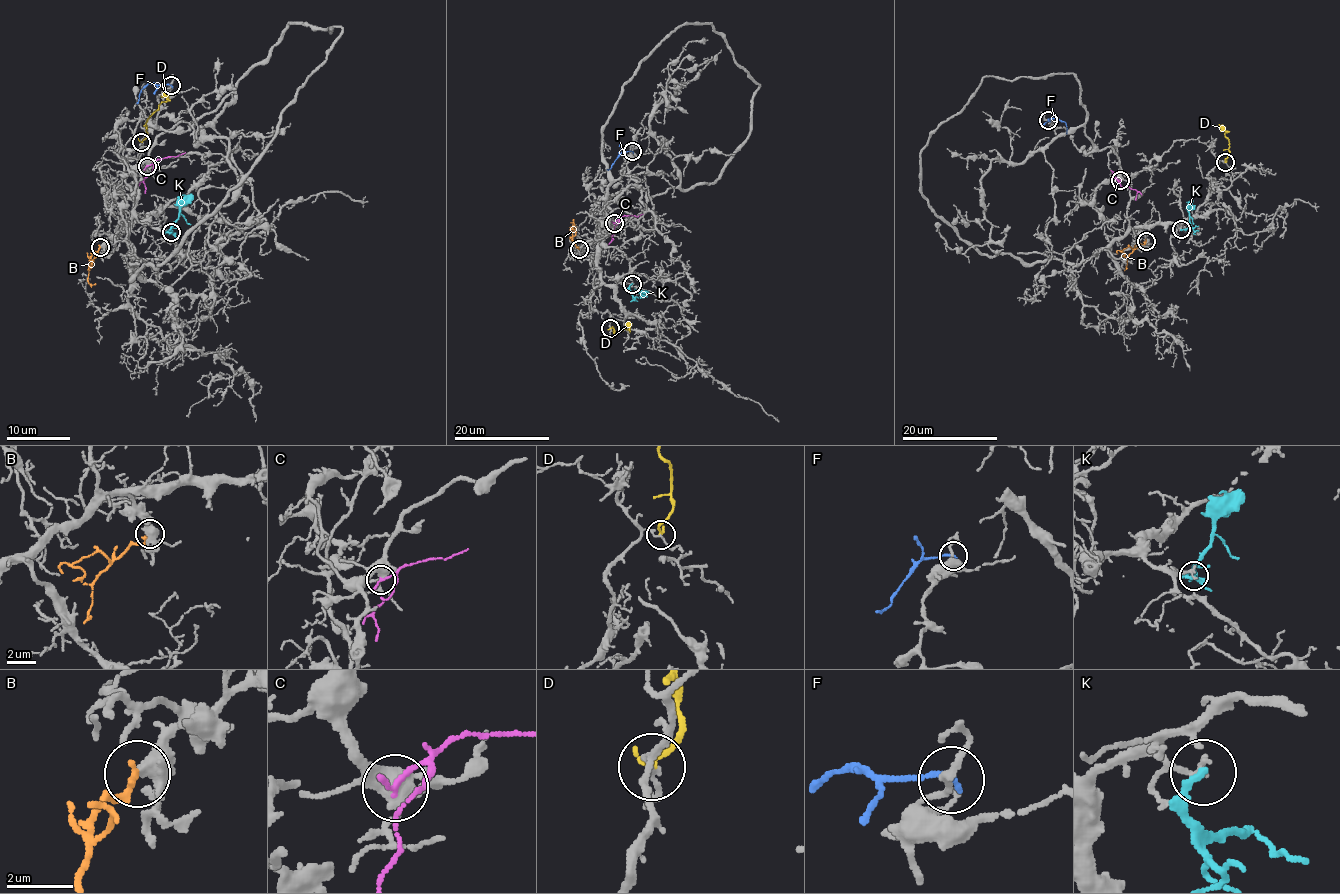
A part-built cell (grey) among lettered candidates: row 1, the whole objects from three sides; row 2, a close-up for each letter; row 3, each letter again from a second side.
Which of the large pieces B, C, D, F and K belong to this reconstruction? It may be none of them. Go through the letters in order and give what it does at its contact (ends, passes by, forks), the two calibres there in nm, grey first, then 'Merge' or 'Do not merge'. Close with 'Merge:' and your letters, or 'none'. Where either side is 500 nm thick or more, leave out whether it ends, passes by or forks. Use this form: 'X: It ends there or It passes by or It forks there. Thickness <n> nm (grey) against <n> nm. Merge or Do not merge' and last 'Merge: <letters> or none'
B: It ends there. Thickness 440 nm (grey) against 240 nm. Merge
C: It ends there. Thickness 380 nm (grey) against 180 nm. Do not merge
D: It ends there. Thickness 110 nm (grey) against 190 nm. Do not merge
F: It ends there. Thickness 170 nm (grey) against 180 nm. Do not merge
K: It ends there. Thickness 160 nm (grey) against 240 nm. Do not merge
Merge: B

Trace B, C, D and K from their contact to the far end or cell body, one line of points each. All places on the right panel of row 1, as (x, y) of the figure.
B: (1146, 240), (1129, 254), (1127, 268)
C: (1120, 180), (1122, 187), (1128, 186), (1136, 191), (1135, 200)
D: (1225, 162), (1229, 139), (1218, 124)
K: (1180, 230), (1190, 225), (1189, 209), (1193, 201)

